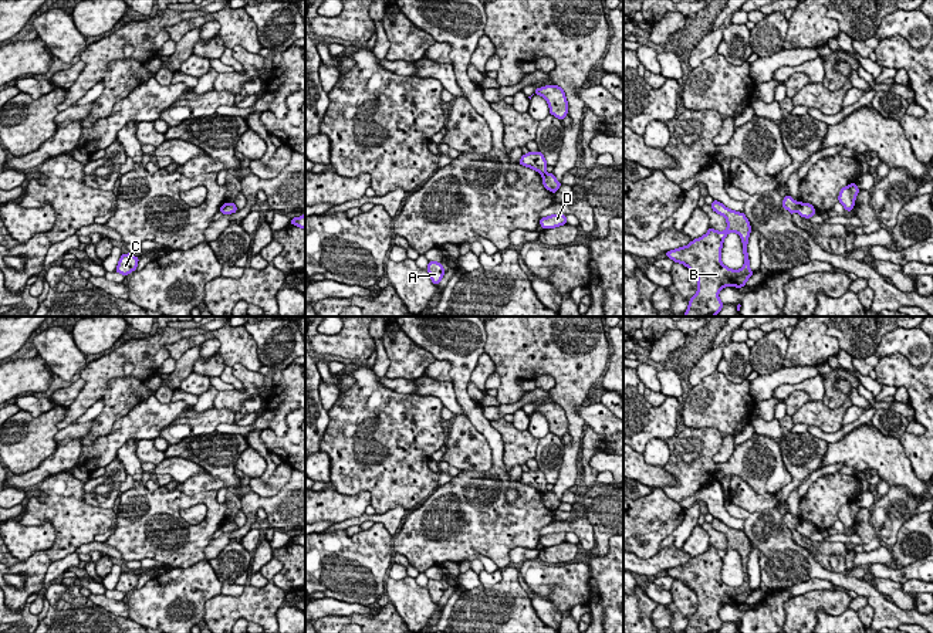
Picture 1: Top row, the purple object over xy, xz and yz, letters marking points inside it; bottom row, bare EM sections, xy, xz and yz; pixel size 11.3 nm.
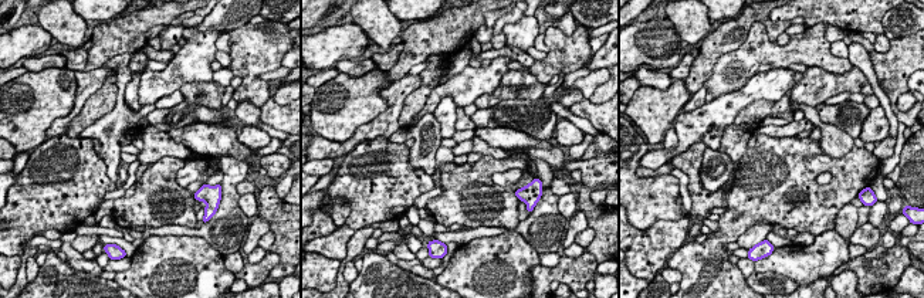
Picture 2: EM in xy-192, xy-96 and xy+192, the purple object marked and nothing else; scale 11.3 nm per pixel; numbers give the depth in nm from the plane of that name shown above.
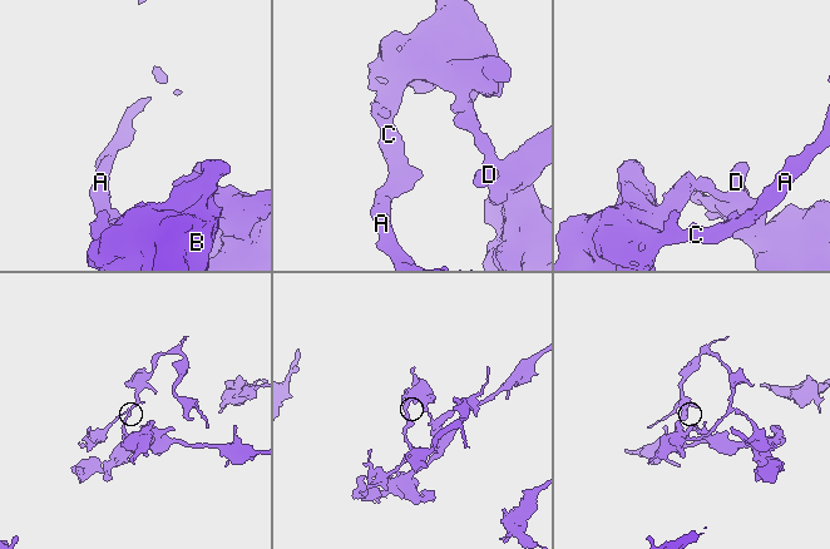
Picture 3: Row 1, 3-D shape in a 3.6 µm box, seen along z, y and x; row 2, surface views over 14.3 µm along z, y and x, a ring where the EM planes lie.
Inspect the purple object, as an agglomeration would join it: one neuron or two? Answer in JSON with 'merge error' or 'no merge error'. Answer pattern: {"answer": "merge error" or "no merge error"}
{"answer": "merge error"}

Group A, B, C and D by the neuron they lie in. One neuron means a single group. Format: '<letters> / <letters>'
A B C / D

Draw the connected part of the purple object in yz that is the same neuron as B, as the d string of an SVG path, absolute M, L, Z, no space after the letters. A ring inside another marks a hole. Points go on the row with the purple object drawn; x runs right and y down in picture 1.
M713 200L711 209L726 217L724 231L709 227L704 236L692 240L690 244L665 253L667 258L686 265L697 277L697 292L689 301L684 316L716 316L723 308L719 292L724 287L741 288L753 275L747 254L751 226L746 214L730 210L717 200ZM729 233L737 233L743 241L744 265L740 270L731 270L721 263L721 247Z

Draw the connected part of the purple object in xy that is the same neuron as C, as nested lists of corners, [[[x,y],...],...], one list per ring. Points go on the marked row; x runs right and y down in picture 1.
[[[131,253],[122,254],[115,271],[126,277],[129,273],[136,270],[138,261],[139,258]]]

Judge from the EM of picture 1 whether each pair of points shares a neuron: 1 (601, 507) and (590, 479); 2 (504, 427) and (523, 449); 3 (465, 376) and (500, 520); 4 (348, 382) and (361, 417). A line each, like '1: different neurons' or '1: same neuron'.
1: different neurons
2: same neuron
3: same neuron
4: different neurons

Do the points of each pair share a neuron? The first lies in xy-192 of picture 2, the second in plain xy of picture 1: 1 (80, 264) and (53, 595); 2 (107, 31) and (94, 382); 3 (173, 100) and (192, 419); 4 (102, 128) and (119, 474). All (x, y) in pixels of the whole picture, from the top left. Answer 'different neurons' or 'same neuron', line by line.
1: different neurons
2: same neuron
3: same neuron
4: same neuron

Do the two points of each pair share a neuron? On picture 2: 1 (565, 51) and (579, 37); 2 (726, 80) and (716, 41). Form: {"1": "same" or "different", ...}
{"1": "same", "2": "different"}

